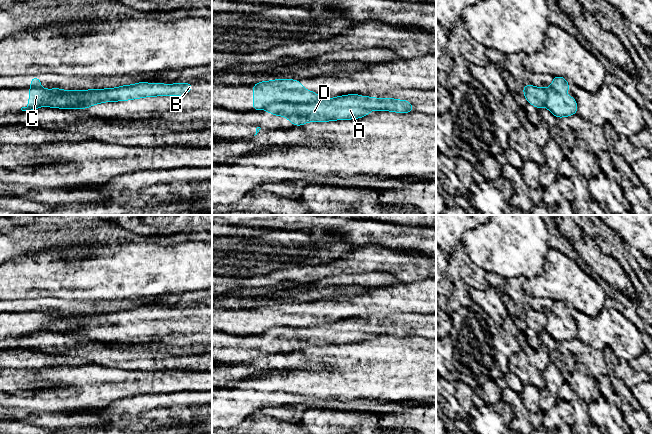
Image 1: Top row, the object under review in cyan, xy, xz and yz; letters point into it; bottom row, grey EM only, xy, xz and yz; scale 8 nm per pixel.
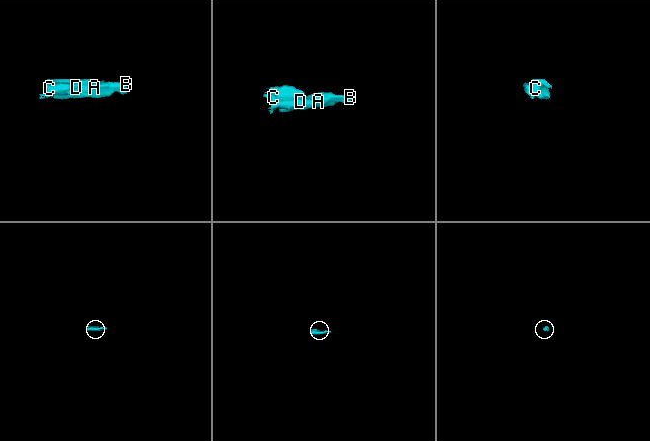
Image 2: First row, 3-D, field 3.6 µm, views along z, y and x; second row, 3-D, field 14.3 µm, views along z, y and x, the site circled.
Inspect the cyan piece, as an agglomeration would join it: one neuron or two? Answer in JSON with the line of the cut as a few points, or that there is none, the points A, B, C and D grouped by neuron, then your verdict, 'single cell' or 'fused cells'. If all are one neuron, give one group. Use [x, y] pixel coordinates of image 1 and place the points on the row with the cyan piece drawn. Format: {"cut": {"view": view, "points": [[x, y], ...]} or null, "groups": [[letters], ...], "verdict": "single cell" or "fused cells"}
{"cut": {"view": "xz", "points": [[318, 99], [312, 102], [272, 102], [264, 108]]}, "groups": [["A", "B", "D"], ["C"]], "verdict": "fused cells"}

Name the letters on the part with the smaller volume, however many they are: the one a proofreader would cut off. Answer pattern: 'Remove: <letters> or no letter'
Remove: C

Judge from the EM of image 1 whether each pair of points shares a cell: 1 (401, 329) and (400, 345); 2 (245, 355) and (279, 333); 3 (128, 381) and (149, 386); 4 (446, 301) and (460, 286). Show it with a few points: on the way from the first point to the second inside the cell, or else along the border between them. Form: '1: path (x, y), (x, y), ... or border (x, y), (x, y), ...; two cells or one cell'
1: border (381, 334), (397, 336), (417, 334), (424, 337); two cells
2: path (253, 347), (260, 342), (271, 341); one cell
3: path (133, 382), (144, 382); one cell
4: path (450, 300), (460, 290); one cell

